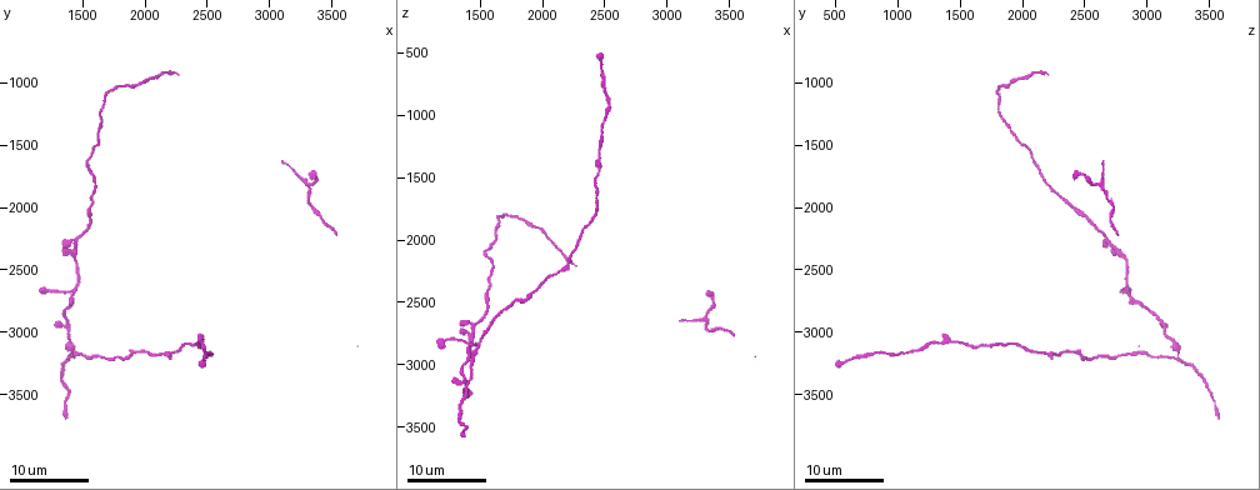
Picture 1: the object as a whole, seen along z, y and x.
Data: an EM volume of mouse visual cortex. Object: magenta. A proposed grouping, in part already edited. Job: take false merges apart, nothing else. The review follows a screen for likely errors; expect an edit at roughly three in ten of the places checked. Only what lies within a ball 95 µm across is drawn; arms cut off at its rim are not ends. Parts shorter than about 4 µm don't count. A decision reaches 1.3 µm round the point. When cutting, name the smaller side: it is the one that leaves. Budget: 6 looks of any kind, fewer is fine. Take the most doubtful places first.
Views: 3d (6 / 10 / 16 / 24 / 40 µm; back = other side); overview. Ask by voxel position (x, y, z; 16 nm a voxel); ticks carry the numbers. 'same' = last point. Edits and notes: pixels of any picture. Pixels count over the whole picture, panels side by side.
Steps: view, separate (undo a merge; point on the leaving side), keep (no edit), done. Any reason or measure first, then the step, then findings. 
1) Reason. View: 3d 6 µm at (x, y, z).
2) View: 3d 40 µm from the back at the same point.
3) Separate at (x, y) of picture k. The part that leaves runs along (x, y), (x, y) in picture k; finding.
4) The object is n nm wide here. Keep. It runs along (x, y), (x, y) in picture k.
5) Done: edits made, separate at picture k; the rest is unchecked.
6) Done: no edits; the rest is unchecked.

View: 3d 24 µm at (1380, 3240, 3240).

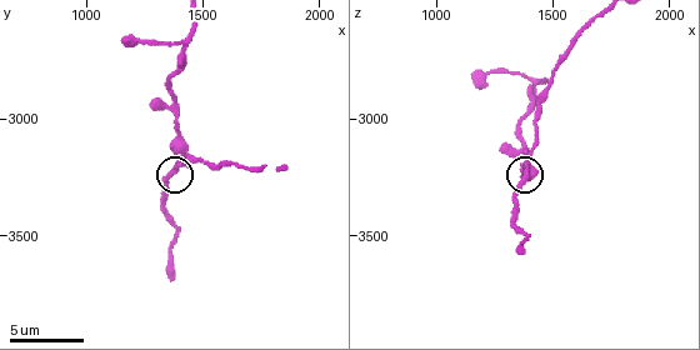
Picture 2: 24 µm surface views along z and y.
View: 3d 6 µm at (1370, 3220, 3250).

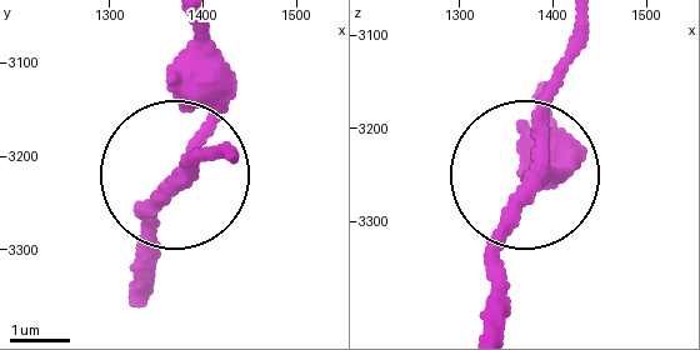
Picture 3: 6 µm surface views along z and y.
The object is 220 nm wide here. Keep. It runs along (193, 33), (203, 138), (139, 236) in picture 3; one neuron here.

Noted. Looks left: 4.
Side arm on a straight run. View: 3d 16 µm at (1440, 2360, 2740).

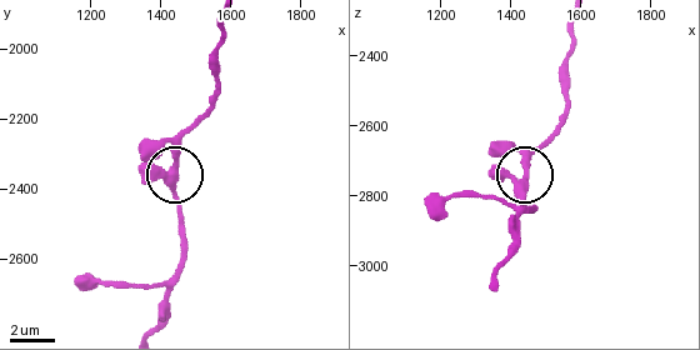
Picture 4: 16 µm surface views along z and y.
View: 3d 6 µm at (1430, 2350, 2760).

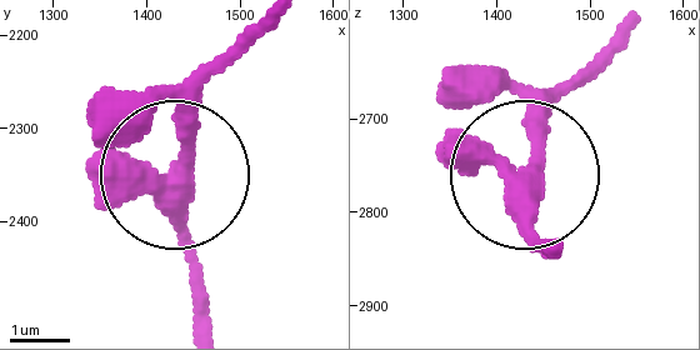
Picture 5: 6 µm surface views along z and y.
Keep. It runs along (181, 173), (181, 113), (206, 73) in picture 5; continuous, no second neuron.

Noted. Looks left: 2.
Thick turns thin. View: 3d 16 µm at (2500, 3160, 1020).

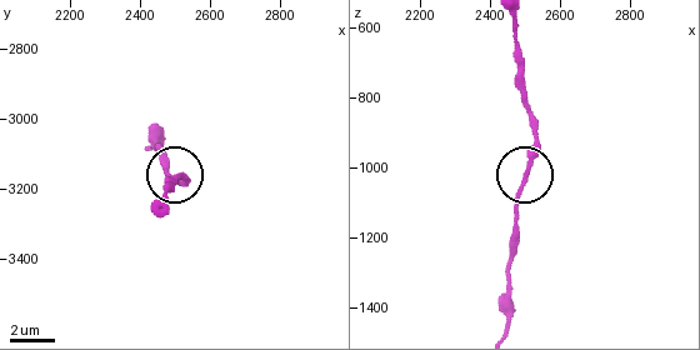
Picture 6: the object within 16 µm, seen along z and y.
View: 3d 10 µm at the same point.

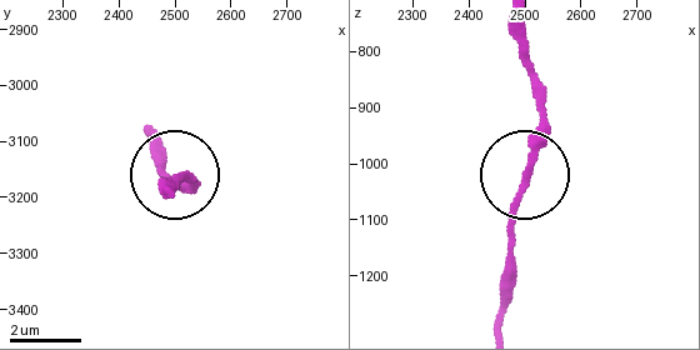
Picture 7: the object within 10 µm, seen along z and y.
The object is 180 nm wide here. Keep. It runs along (494, 323), (539, 116), (539, 74) in picture 7; one neuron here.

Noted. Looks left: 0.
Done: no edits; the rest is unchecked.

